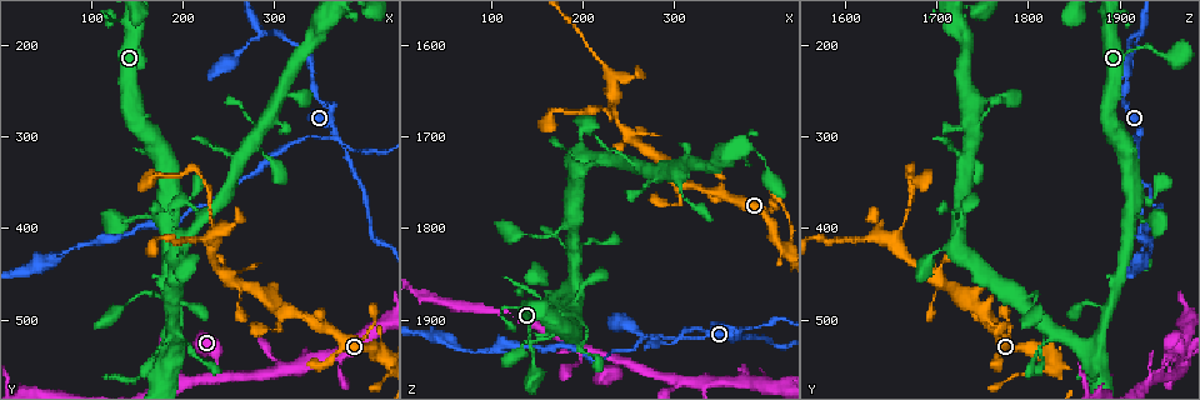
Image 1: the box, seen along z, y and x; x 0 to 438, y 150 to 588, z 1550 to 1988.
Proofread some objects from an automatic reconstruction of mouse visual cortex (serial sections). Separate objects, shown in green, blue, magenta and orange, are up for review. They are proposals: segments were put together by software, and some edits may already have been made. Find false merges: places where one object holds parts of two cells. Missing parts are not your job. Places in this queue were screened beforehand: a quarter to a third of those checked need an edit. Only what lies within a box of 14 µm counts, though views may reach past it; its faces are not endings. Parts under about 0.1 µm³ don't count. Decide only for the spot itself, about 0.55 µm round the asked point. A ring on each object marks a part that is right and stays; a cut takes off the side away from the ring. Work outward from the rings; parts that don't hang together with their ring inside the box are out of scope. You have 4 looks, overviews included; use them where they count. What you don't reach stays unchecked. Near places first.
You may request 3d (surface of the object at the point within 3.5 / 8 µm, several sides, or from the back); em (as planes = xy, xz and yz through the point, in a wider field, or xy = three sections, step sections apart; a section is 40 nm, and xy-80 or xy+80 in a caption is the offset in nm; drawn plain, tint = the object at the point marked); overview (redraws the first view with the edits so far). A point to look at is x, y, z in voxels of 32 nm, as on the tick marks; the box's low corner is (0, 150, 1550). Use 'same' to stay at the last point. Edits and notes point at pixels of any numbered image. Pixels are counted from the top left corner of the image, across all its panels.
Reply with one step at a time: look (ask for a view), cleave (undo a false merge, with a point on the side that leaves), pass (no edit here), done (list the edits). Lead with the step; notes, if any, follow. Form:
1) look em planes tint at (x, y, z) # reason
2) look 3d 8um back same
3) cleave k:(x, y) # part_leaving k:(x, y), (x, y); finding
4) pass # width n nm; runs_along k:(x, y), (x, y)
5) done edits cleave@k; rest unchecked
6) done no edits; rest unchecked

look 3d 3.5um back at (310, 490, 1755) # sharp bend

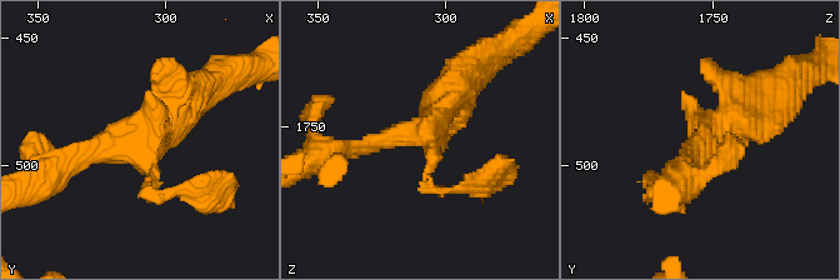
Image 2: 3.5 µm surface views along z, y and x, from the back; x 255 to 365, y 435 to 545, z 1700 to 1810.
look em xy step 2 tint at (310, 491, 1752) # now the EM

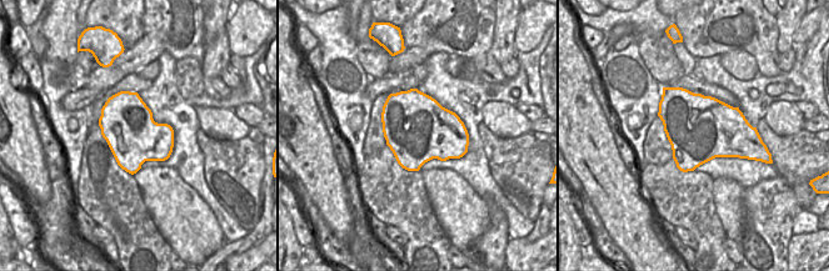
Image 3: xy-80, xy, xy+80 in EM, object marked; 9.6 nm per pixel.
pass # width 650 nm; runs_along 2:(348, 148), (424, 131), (466, 80); continuous, no second cell

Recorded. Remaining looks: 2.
look 3d 3.5um back at (390, 310, 1905) # thin neck

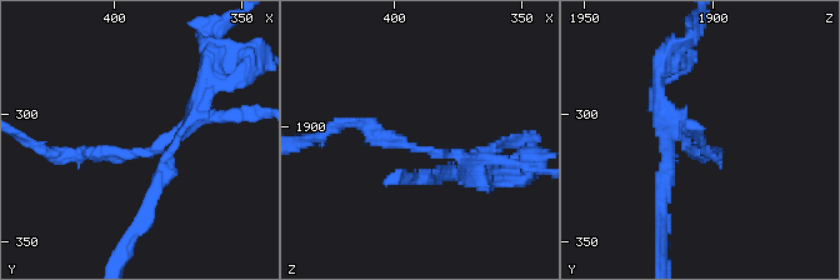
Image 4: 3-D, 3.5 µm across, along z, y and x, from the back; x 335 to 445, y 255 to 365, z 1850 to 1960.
look em planes tint at (389, 314, 1910)

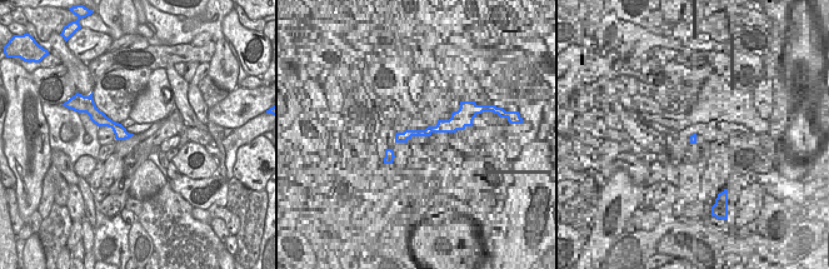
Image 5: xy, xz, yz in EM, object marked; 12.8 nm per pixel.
cleave 4:(250, 110) # two cells meet here

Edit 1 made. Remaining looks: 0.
done edits cleave@4; rest unchecked

